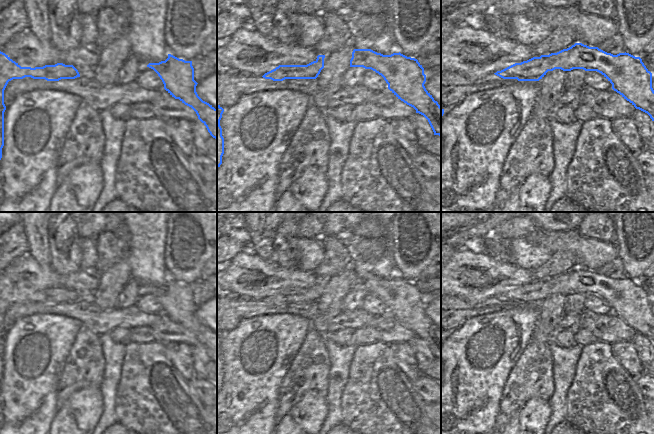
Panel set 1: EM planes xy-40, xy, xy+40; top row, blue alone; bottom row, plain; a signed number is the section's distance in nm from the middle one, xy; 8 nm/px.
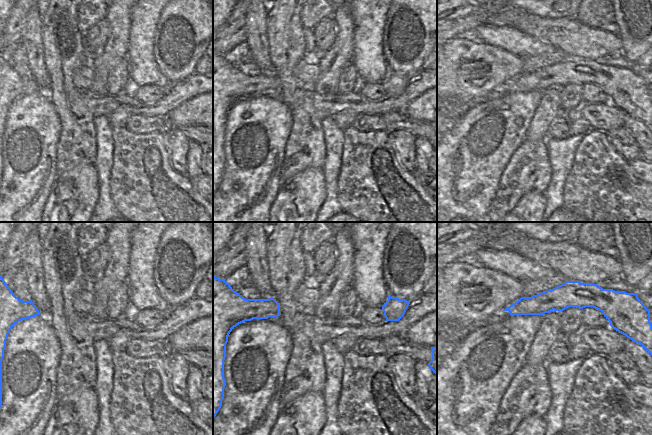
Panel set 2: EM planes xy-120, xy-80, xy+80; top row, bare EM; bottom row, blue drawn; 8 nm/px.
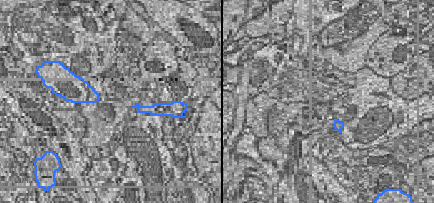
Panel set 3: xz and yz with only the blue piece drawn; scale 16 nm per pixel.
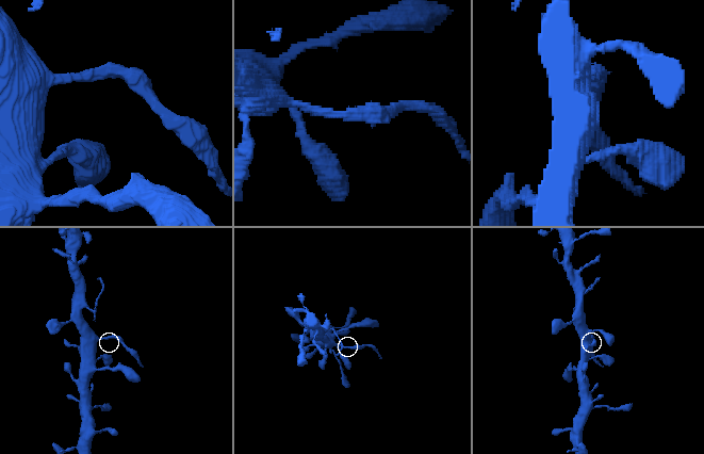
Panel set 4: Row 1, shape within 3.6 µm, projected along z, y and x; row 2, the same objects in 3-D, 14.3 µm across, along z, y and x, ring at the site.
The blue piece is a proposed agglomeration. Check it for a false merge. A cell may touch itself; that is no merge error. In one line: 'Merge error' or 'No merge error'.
Merge error

